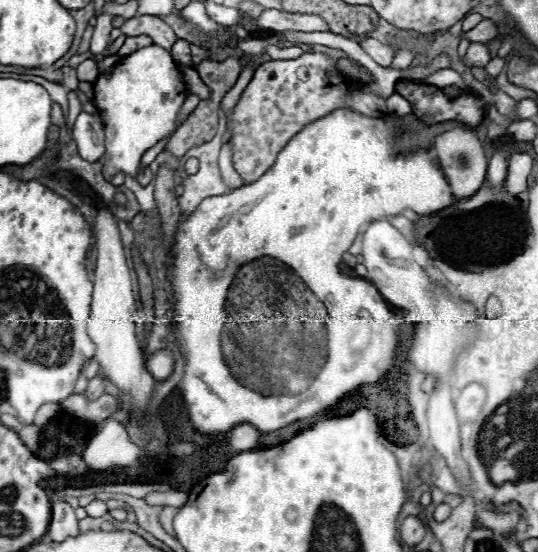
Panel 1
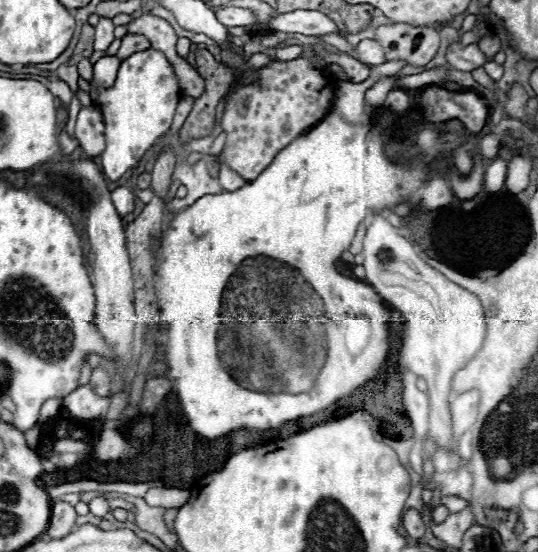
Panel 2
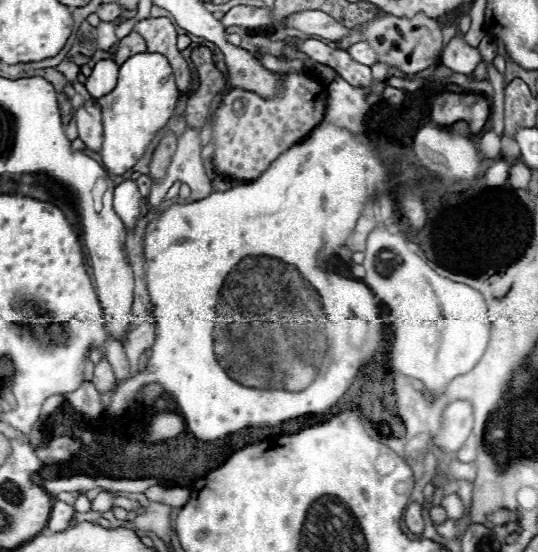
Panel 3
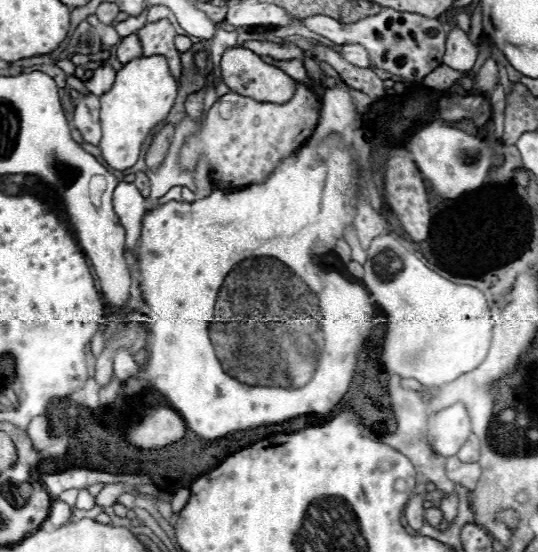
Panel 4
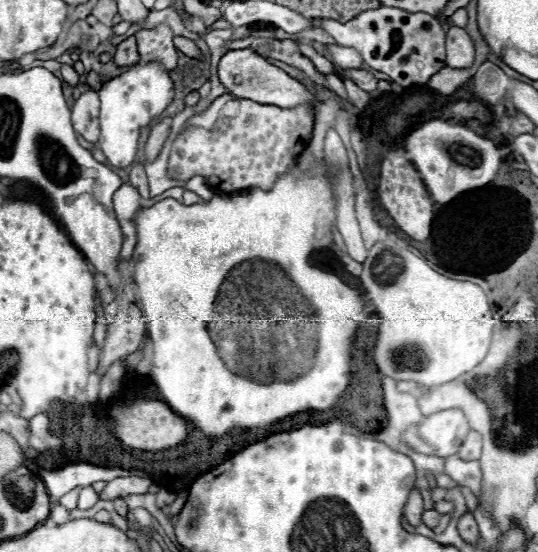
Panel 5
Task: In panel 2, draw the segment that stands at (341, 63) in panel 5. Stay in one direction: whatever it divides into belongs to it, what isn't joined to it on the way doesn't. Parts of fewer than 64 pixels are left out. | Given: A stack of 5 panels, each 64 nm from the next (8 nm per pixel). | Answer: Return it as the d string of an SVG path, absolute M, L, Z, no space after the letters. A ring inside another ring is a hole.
M362 40L360 44L356 44L356 54L358 54L360 62L372 64L372 66L386 62L384 60L384 50L374 40Z

